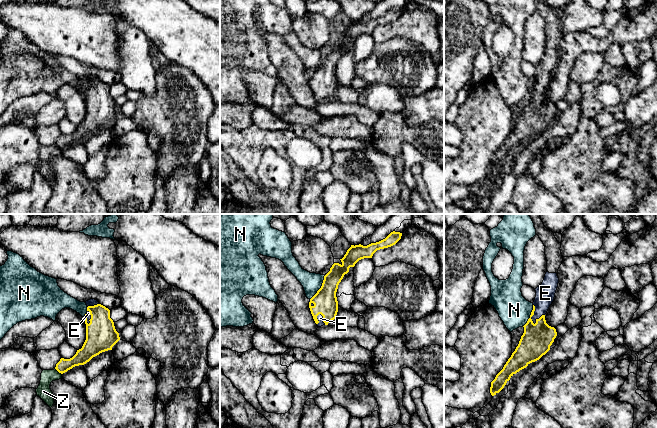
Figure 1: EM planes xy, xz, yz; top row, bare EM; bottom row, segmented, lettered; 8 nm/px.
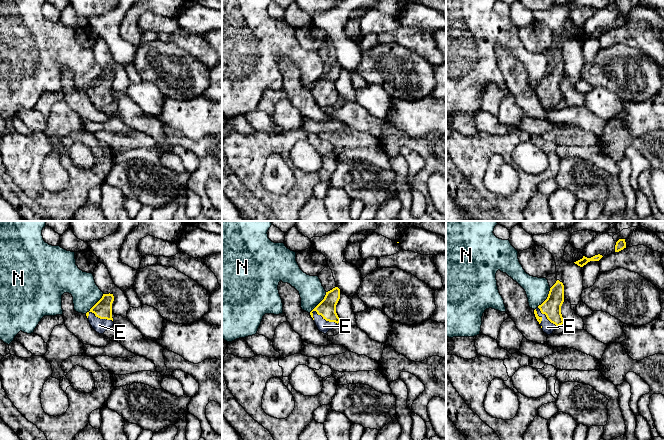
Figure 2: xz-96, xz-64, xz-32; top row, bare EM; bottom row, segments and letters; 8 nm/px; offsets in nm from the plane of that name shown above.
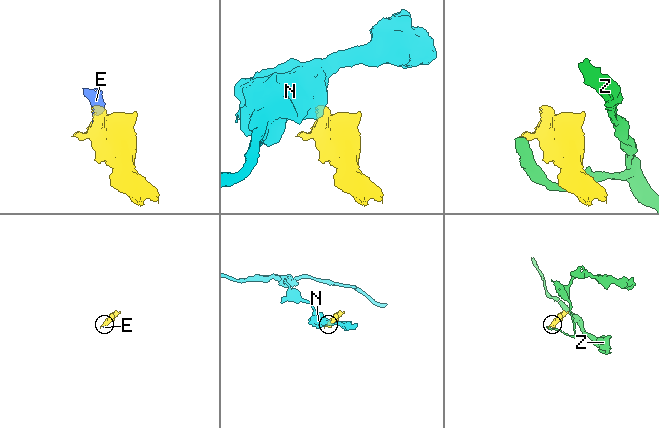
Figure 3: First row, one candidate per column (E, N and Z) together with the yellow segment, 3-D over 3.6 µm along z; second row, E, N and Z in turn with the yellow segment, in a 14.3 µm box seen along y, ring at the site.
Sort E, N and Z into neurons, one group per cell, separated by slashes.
E / N / Z

